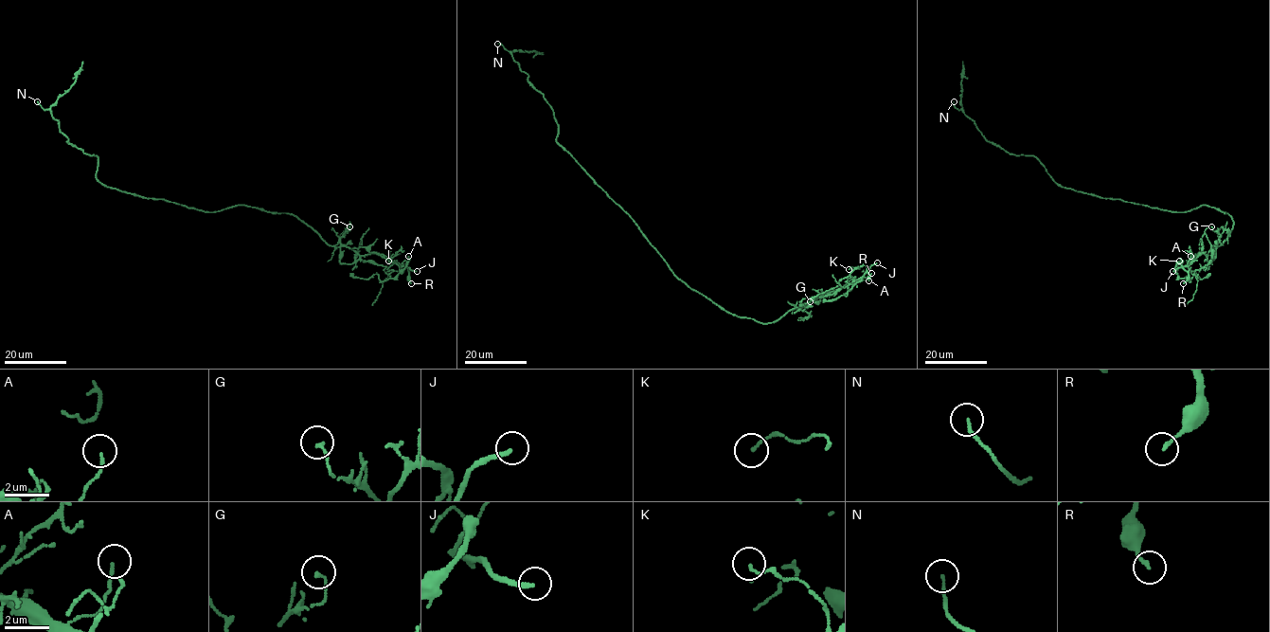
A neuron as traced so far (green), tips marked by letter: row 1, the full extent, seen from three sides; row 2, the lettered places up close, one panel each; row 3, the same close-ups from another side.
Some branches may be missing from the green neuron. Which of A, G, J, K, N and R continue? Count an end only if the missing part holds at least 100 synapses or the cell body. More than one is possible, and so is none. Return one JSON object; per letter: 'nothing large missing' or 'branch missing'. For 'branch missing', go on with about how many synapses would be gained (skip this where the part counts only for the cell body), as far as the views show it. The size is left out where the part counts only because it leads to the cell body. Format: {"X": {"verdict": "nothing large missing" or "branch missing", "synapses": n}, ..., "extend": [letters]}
{"A": {"verdict": "nothing large missing"}, "G": {"verdict": "nothing large missing"}, "J": {"verdict": "branch missing"}, "K": {"verdict": "nothing large missing"}, "N": {"verdict": "nothing large missing"}, "R": {"verdict": "nothing large missing"}, "extend": ["J"]}

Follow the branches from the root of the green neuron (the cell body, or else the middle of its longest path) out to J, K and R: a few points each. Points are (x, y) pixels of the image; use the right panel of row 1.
J: (1165, 209), (1186, 212), (1207, 205), (1226, 213), (1233, 221), (1231, 232), (1220, 245), (1172, 271)
K: (1165, 209), (1207, 205), (1233, 221), (1226, 240), (1207, 255), (1176, 270), (1179, 261)
R: (1165, 209), (1186, 212), (1207, 205), (1233, 221), (1220, 245), (1182, 267), (1188, 273), (1183, 283)

